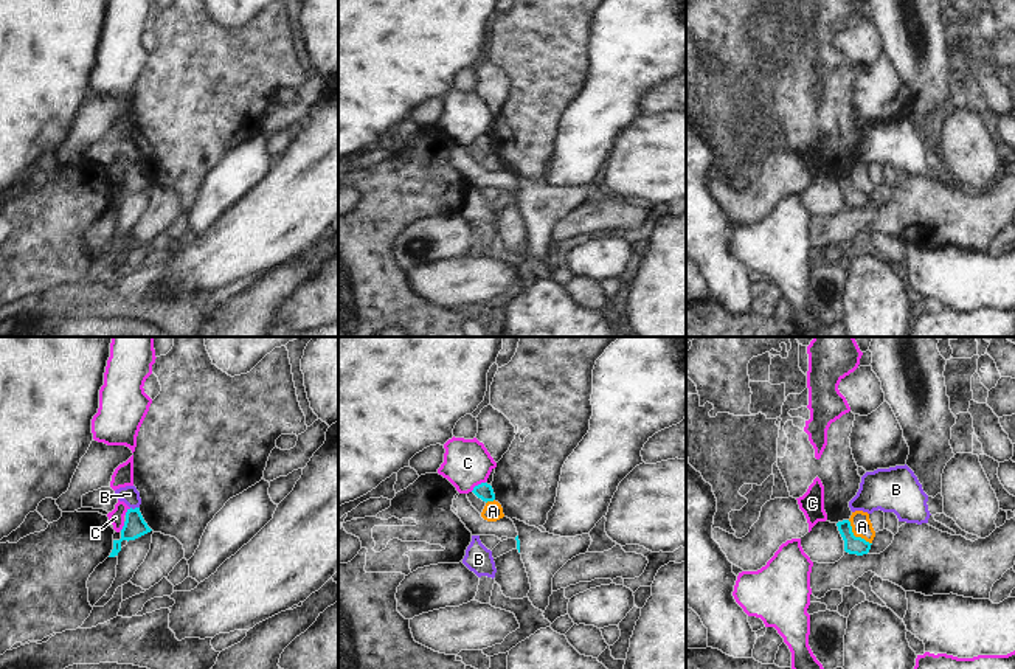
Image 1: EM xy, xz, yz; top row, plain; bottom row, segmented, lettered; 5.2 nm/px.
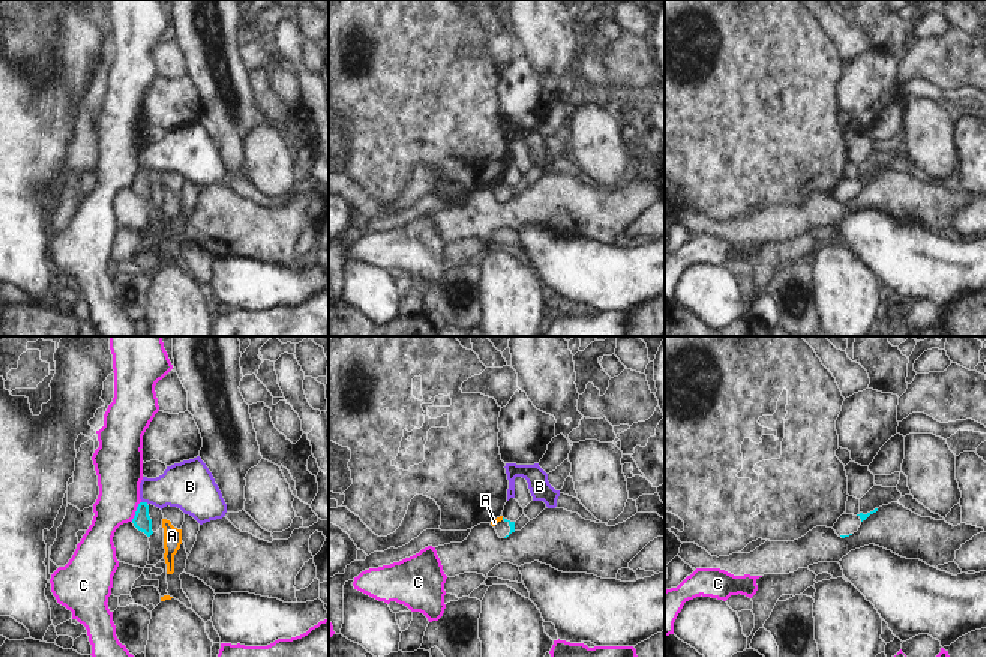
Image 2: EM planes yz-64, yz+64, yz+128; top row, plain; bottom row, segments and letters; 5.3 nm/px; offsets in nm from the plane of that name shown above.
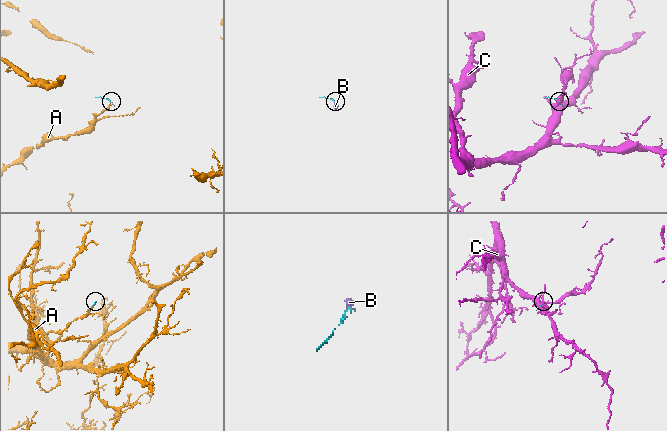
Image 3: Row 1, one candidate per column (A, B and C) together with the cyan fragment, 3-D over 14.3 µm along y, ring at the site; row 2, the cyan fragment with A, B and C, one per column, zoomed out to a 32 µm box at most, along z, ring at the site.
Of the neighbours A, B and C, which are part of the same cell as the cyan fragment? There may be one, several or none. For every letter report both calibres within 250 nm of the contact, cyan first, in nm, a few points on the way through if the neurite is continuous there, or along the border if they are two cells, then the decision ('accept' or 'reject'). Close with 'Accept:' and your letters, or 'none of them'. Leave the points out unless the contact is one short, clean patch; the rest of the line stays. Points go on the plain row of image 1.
A: calibres 100 and 110 nm; border yz (848, 173), (852, 185), (871, 196); reject
B: calibres 120 and 90 nm; border xy (131, 159), (138, 160); reject
C: calibres 90 and 240 nm; reject
Accept: none of them

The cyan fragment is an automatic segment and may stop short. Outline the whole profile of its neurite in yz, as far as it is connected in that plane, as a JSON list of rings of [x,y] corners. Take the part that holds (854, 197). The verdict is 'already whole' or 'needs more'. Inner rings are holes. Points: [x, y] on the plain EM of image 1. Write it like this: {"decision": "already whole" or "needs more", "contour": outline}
{"decision": "already whole", "contour": [[[849,172],[838,174],[837,179],[844,192],[846,205],[857,208],[863,208],[869,205],[872,196],[866,194],[861,189],[855,189]]]}

